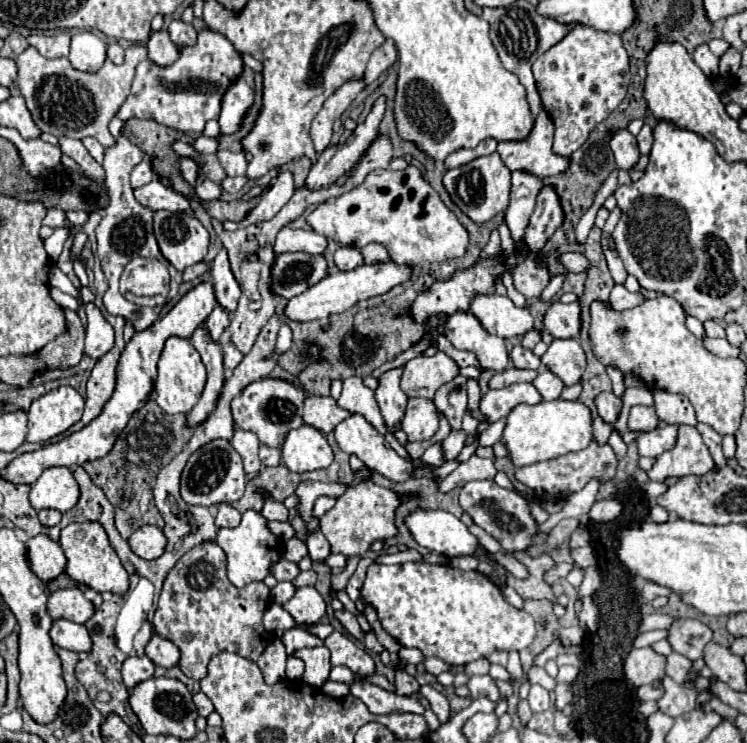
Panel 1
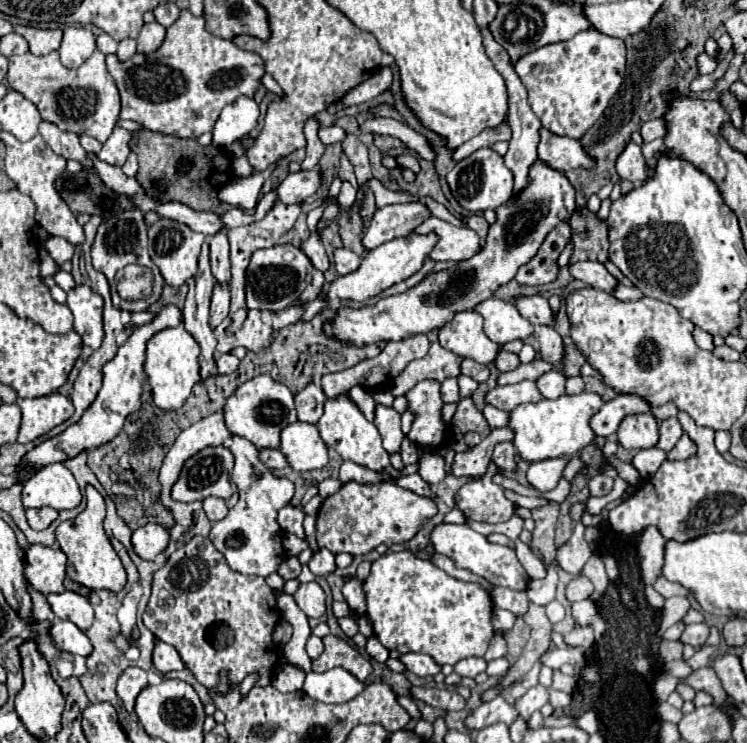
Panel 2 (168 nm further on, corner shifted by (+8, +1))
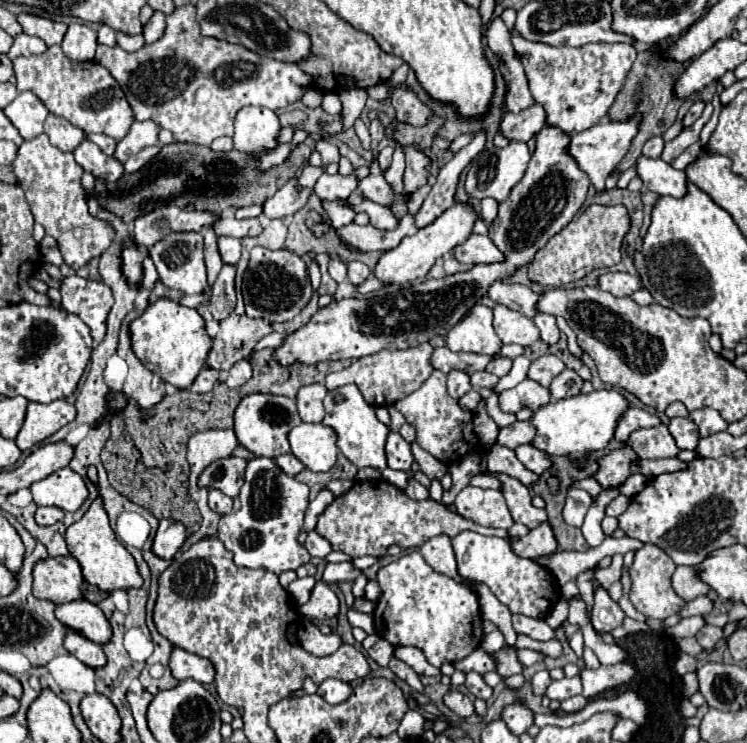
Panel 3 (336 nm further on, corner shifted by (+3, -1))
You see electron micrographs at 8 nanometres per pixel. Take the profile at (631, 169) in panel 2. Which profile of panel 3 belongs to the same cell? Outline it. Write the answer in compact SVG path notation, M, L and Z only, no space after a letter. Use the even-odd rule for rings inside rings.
M639 156L635 162L637 176L643 180L643 186L655 194L667 196L685 196L685 172L671 168L661 158L647 158Z

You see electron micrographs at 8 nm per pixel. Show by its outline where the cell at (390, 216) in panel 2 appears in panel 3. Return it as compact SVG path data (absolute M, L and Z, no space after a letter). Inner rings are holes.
M479 132L465 148L461 148L453 160L439 170L437 180L429 192L429 196L425 198L425 202L421 204L421 208L413 214L415 226L417 228L425 228L431 222L435 222L445 210L449 210L455 204L455 188L457 188L457 180L463 172L463 168L483 150L485 146L485 134Z

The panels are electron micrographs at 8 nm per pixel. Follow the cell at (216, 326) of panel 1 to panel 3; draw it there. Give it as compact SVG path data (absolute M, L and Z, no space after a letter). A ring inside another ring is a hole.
M225 264L217 276L217 282L213 284L209 312L213 314L215 320L225 320L233 312L235 304L235 268Z

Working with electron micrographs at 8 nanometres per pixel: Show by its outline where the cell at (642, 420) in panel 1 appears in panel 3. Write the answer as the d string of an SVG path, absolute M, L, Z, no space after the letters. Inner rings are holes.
M665 424L635 430L629 436L627 446L631 446L639 458L673 458L679 452Z

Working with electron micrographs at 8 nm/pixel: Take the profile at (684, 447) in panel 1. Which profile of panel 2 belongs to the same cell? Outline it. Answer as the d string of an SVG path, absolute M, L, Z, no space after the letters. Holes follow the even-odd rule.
M684 434L678 444L668 452L668 460L686 460L692 454L696 454L696 444L688 438L688 434Z

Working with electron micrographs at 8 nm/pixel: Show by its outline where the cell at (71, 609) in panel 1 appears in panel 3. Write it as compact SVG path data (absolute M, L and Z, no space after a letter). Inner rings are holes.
M83 598L59 604L55 608L55 616L61 624L81 632L97 644L105 644L105 640L109 640L111 636L111 626L105 614L99 610L97 604L91 604Z

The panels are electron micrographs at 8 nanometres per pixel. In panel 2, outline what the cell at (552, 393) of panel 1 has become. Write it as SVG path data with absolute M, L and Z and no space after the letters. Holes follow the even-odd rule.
M556 368L536 380L536 386L544 398L560 398L564 394L564 384L566 384L566 376Z

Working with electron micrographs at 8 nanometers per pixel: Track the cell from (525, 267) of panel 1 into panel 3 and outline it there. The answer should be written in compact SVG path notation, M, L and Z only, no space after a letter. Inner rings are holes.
M593 204L579 218L567 224L559 234L555 234L545 248L535 254L529 266L529 280L541 286L559 288L579 278L585 278L595 268L615 266L621 260L621 240L629 230L629 216L623 206L599 206Z

